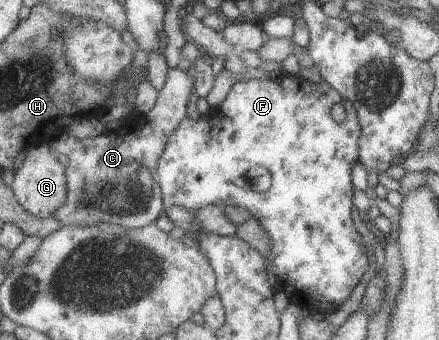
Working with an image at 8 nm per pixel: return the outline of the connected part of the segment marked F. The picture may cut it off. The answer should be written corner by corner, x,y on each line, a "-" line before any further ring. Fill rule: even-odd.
285,74
283,77
274,79
263,78
249,79
246,82
239,81
231,89
231,93
221,105
211,107
198,119
185,118
185,121
179,125
179,129
175,131
175,135
171,135
170,145
167,146
167,151
159,159
158,167
159,181
166,209
169,209
169,207
186,207
196,212
207,207
207,205
237,205
237,207
241,206
248,209
252,217
259,219
259,225
263,227
263,233
267,235
267,239
271,243
271,249
263,257
273,265
273,273
275,273
277,283
289,301
300,306
301,309
310,310
310,313
321,311
325,315
335,312
339,309
339,305
351,295
353,287
367,278
367,263
369,263
366,248
362,244
359,232
356,230
357,220
351,203
354,186
349,178
352,165
358,161
357,141
360,135
359,129
357,114
351,103
344,101
339,93
331,89
323,80
319,81
319,83
312,83
299,75
-
335,104
343,106
346,118
342,123
337,123
332,118
331,108

